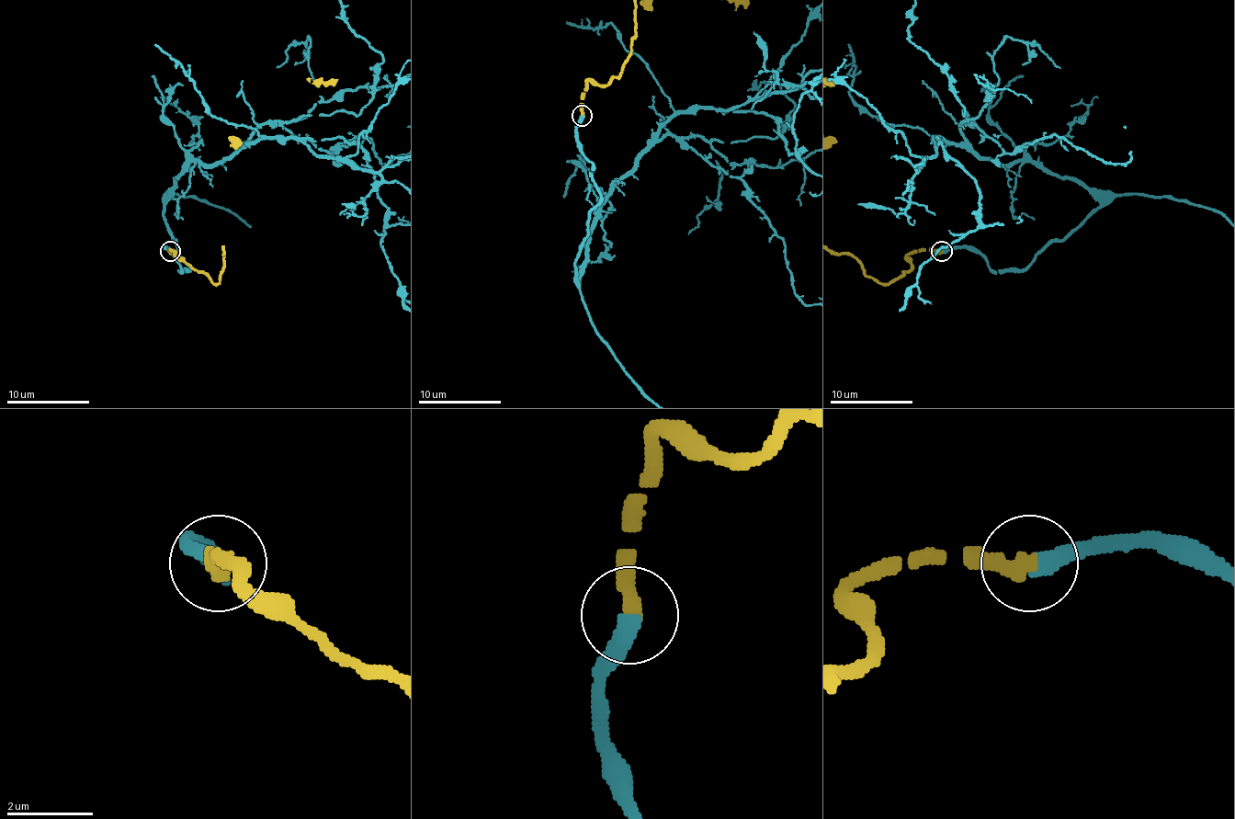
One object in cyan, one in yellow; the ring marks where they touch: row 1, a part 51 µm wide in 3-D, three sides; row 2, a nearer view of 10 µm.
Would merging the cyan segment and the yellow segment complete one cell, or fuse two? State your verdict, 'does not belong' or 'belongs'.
belongs

